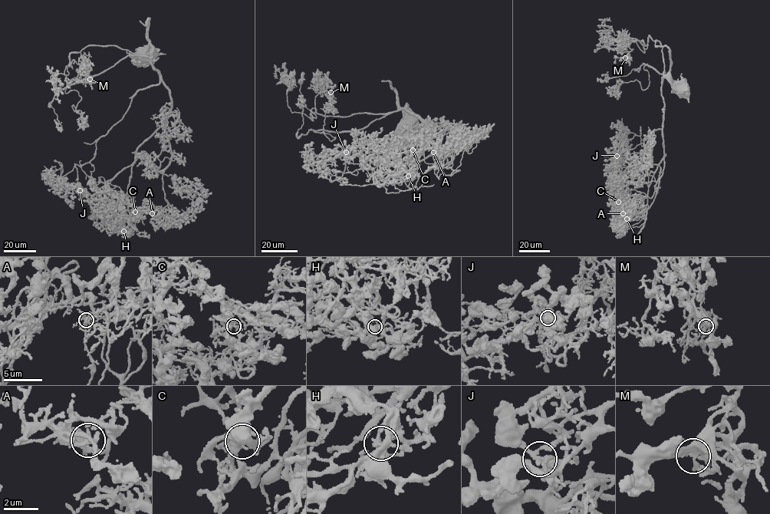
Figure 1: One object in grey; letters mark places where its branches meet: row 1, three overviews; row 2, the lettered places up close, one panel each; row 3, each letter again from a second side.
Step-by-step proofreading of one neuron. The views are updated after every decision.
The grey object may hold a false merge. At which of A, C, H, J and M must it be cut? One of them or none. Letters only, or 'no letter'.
no letter

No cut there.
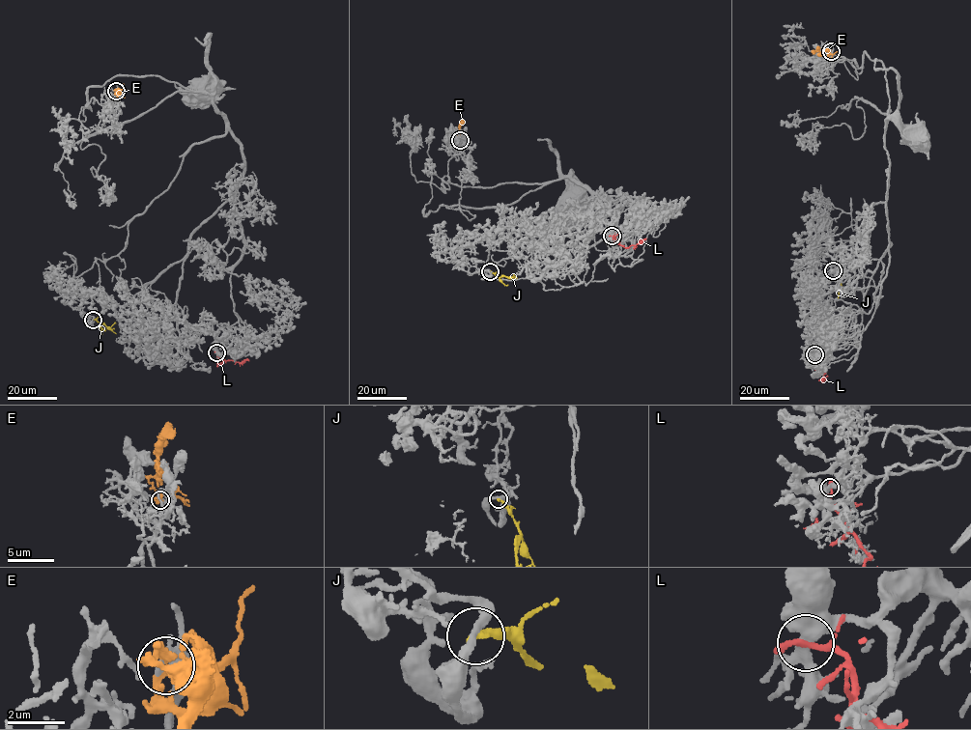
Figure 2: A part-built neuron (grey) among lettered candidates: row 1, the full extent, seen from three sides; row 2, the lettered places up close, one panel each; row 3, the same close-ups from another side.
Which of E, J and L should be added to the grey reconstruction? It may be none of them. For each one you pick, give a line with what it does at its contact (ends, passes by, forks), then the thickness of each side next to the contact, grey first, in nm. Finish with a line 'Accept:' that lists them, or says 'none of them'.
E: it passes by; calibres 240 and 200 nm
Accept: E

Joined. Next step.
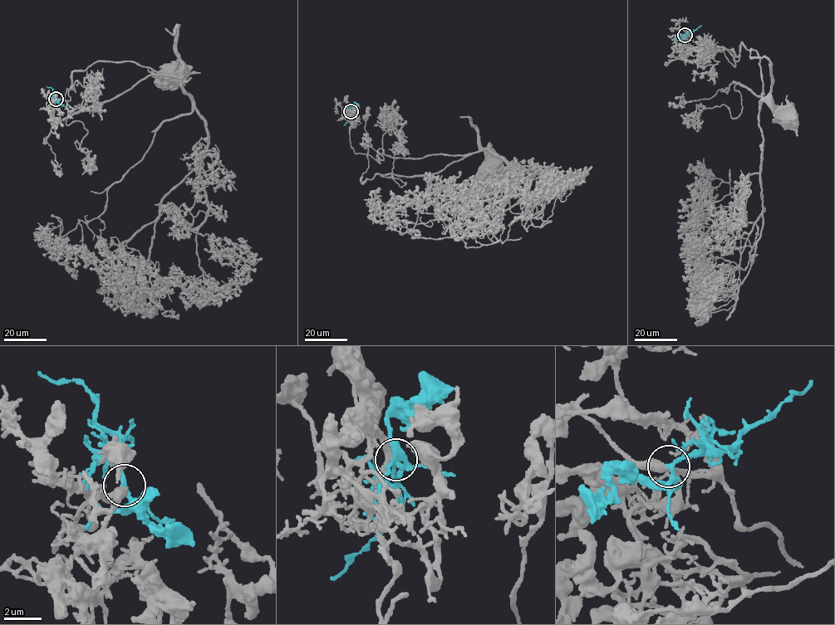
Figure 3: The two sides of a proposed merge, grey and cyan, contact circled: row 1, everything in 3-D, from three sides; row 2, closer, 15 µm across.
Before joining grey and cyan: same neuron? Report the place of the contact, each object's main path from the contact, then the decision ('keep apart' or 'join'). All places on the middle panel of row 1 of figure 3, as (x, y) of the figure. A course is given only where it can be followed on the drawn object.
place (351, 111); course grey (351, 112), (355, 153), (380, 163), (378, 153), (461, 155), (488, 145), (498, 174), (491, 178); course cyan (351, 112), (351, 117), (344, 125); join

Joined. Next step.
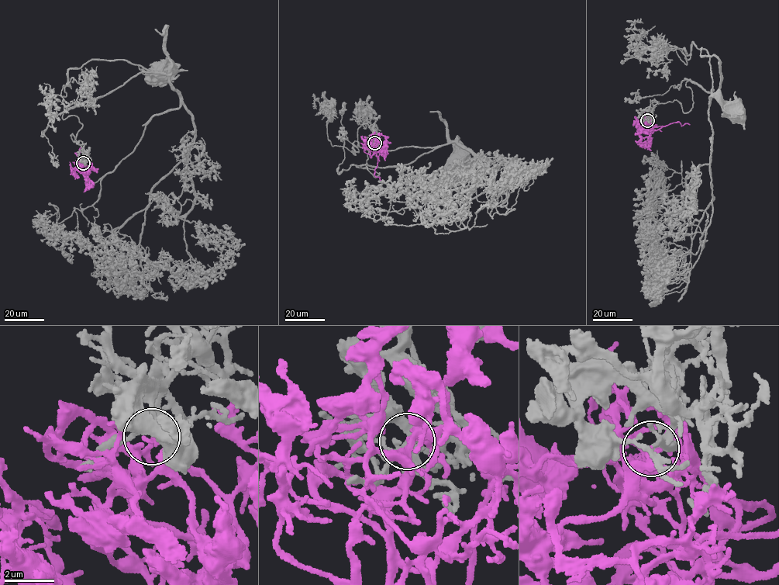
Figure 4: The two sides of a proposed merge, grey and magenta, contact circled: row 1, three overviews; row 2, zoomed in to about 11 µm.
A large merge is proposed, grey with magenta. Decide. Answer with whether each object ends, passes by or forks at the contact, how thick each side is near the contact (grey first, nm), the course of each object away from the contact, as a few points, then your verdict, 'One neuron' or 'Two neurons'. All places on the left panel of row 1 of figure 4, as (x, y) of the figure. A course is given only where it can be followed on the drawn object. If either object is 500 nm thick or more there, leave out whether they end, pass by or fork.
At the ring grey forks. At the ring magenta passes by. Thickness 160 nm (grey) against 240 nm. Course of grey: (82, 162), (84, 145), (71, 137), (82, 124), (64, 112), (174, 65), (164, 72). Course of magenta: (82, 163), (83, 165), (79, 165), (81, 169), (80, 157), (75, 153), (78, 154), (81, 147). One neuron

